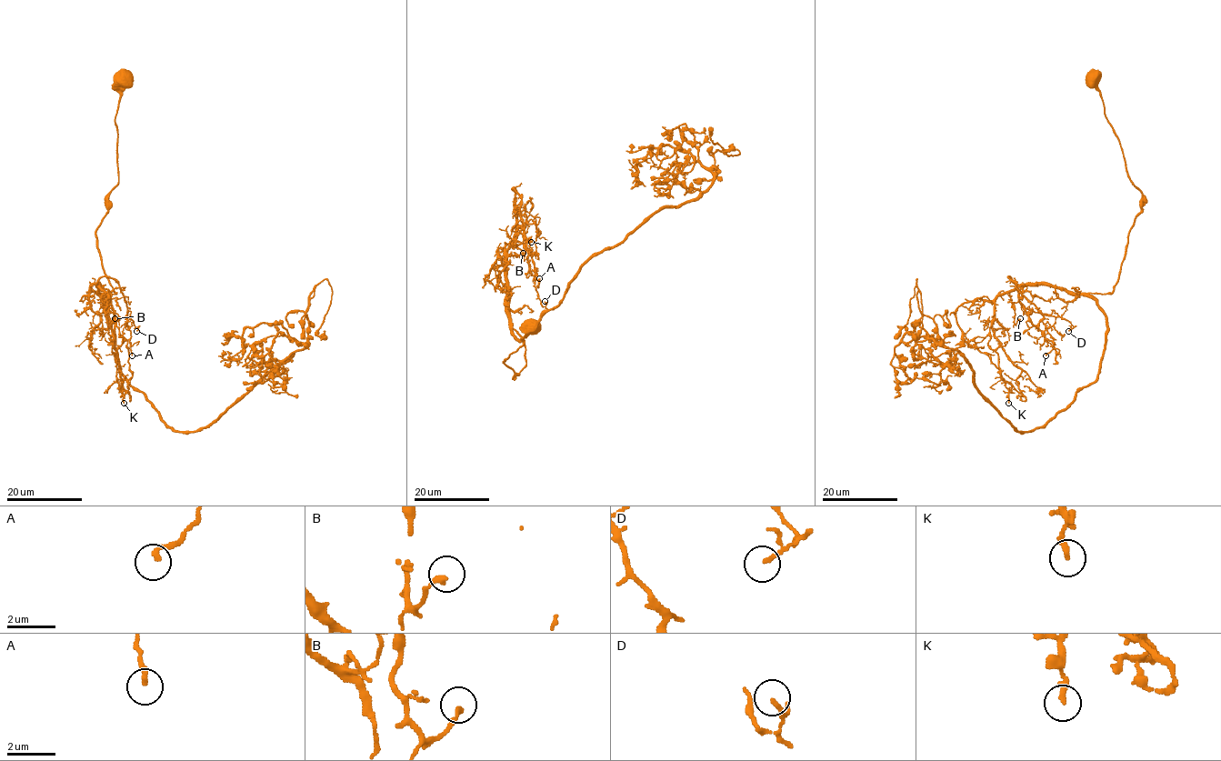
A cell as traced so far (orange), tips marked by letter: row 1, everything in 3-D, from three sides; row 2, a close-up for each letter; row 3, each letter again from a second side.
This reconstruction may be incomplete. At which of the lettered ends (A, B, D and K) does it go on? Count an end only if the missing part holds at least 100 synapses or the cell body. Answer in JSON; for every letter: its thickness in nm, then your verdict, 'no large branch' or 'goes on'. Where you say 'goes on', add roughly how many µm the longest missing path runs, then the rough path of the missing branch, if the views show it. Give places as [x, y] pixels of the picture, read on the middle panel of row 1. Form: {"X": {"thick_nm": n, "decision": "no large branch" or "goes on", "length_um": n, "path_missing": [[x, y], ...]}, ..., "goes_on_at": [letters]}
{"A": {"thick_nm": 200, "decision": "no large branch"}, "B": {"thick_nm": 200, "decision": "no large branch"}, "D": {"thick_nm": 150, "decision": "no large branch"}, "K": {"thick_nm": 240, "decision": "no large branch"}, "goes_on_at": []}

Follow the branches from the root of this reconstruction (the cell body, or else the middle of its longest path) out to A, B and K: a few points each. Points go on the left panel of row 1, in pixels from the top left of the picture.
A: (125, 78), (115, 118), (118, 184), (95, 240), (115, 293), (100, 292), (104, 276), (118, 284), (132, 355)
B: (125, 78), (118, 184), (95, 231), (115, 292), (99, 285), (101, 301), (115, 318)
K: (125, 78), (118, 184), (95, 231), (115, 292), (99, 285), (124, 403)

